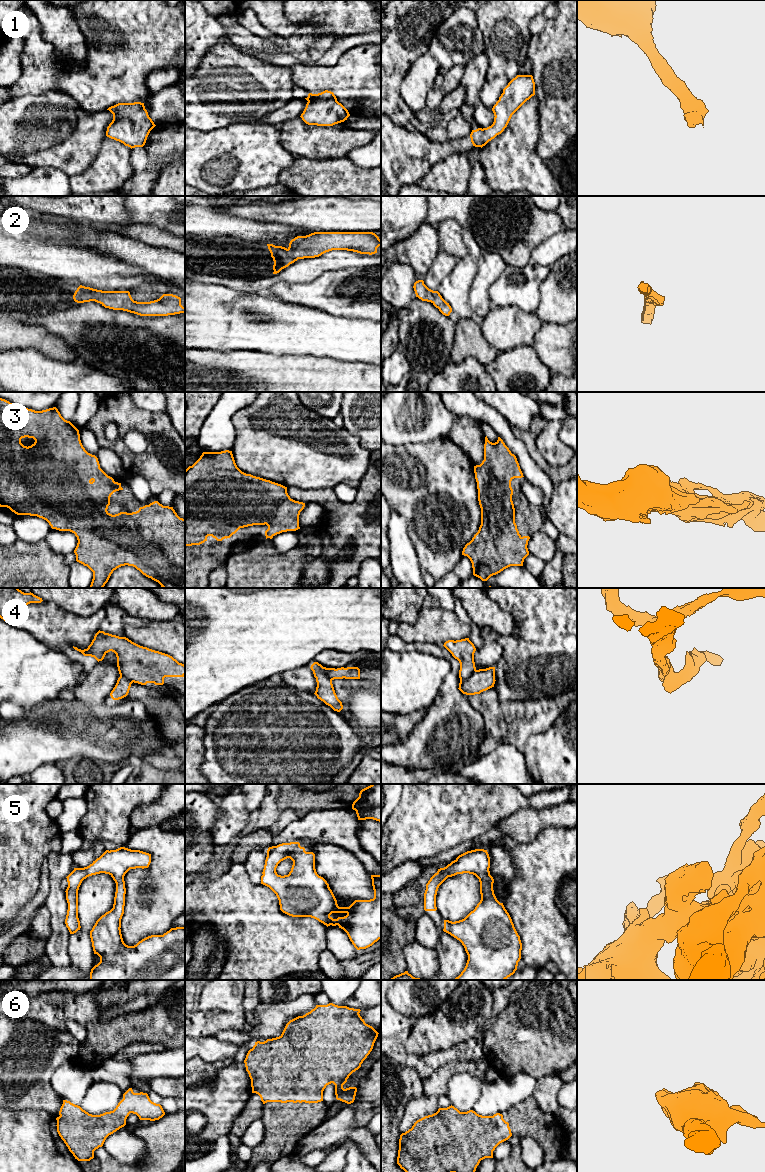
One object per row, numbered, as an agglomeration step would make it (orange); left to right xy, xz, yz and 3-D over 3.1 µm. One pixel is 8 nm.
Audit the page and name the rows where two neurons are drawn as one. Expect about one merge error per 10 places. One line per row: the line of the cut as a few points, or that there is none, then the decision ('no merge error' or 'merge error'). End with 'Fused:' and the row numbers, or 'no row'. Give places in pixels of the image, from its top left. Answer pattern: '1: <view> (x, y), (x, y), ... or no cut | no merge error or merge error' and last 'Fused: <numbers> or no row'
1: no cut | no merge error
2: no cut | no merge error
3: no cut | no merge error
4: yz (475, 669), (467, 678), (460, 680) | merge error
5: no cut | no merge error
6: no cut | no merge error
Fused: 4

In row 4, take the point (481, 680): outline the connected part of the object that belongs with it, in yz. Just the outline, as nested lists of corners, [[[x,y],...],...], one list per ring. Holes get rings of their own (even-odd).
[[[495,667],[475,670],[466,680],[460,680],[459,690],[466,695],[480,694],[495,684]]]

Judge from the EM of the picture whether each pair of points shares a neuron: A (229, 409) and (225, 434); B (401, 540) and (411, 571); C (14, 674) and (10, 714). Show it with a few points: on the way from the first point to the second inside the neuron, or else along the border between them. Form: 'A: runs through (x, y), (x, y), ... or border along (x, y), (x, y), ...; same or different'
A: runs through (225, 415), (225, 428); same
B: runs through (401, 548), (404, 563); same
C: border along (10, 702), (23, 709); different

